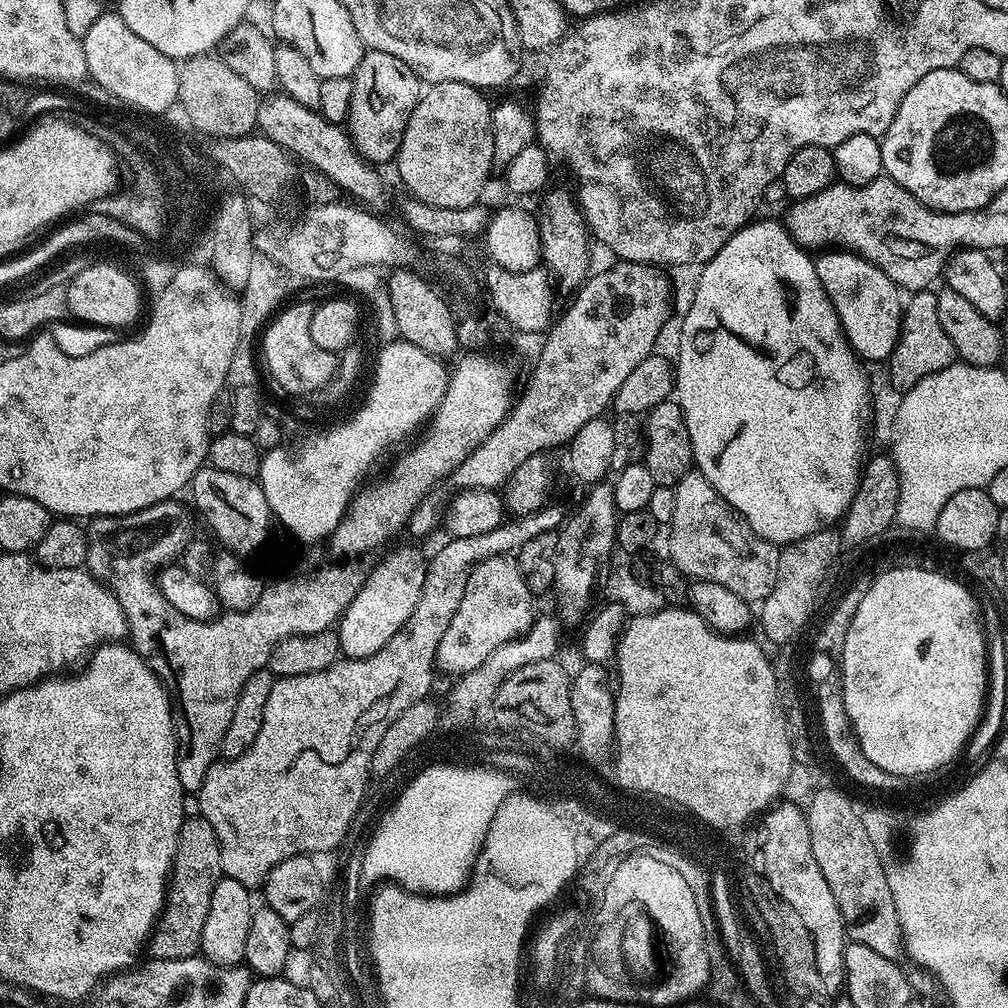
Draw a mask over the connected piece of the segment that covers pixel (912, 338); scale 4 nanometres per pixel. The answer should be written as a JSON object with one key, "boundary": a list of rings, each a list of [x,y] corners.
{"boundary":[[[925,290],[911,293],[902,308],[900,341],[886,361],[886,375],[892,379],[892,385],[901,394],[909,392],[914,386],[918,386],[918,382],[922,382],[922,378],[930,378],[930,374],[946,370],[946,366],[957,363],[957,360],[954,342],[950,342],[946,330],[942,330],[942,321],[938,318],[936,292]]]}

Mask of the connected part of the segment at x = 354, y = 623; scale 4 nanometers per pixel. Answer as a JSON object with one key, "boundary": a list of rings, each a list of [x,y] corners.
{"boundary":[[[402,548],[398,552],[392,552],[380,565],[373,567],[368,573],[362,590],[350,602],[350,606],[344,611],[344,615],[338,621],[338,633],[340,636],[341,653],[349,660],[361,660],[372,656],[414,614],[414,610],[422,595],[422,582],[426,582],[426,556],[423,556],[416,548]]]}

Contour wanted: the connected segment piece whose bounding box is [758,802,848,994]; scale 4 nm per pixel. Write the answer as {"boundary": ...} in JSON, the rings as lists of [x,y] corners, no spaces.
{"boundary":[[[780,802],[776,804],[776,810],[766,825],[767,832],[763,833],[763,841],[760,843],[761,854],[758,868],[765,880],[772,880],[771,885],[777,892],[783,892],[787,896],[786,906],[791,906],[802,918],[802,926],[810,930],[810,938],[814,942],[814,966],[818,966],[818,975],[822,978],[822,986],[825,993],[832,994],[845,987],[844,971],[846,970],[846,954],[844,946],[848,940],[847,930],[844,927],[842,913],[838,908],[838,901],[830,891],[826,878],[822,878],[822,870],[818,870],[818,862],[814,862],[814,854],[810,850],[810,826],[808,818],[798,806]]]}

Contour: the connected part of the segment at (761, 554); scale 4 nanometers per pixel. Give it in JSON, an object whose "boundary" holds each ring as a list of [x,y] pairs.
{"boundary":[[[699,470],[687,472],[676,483],[671,496],[672,533],[668,536],[668,556],[676,568],[692,580],[718,582],[749,602],[762,602],[768,597],[778,578],[780,548],[763,540]]]}

